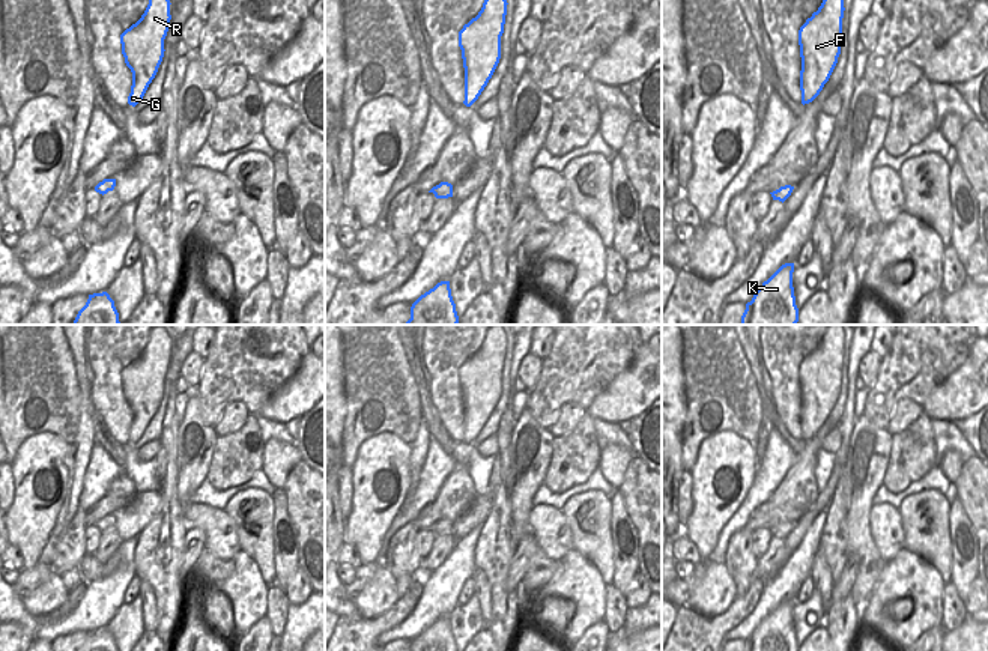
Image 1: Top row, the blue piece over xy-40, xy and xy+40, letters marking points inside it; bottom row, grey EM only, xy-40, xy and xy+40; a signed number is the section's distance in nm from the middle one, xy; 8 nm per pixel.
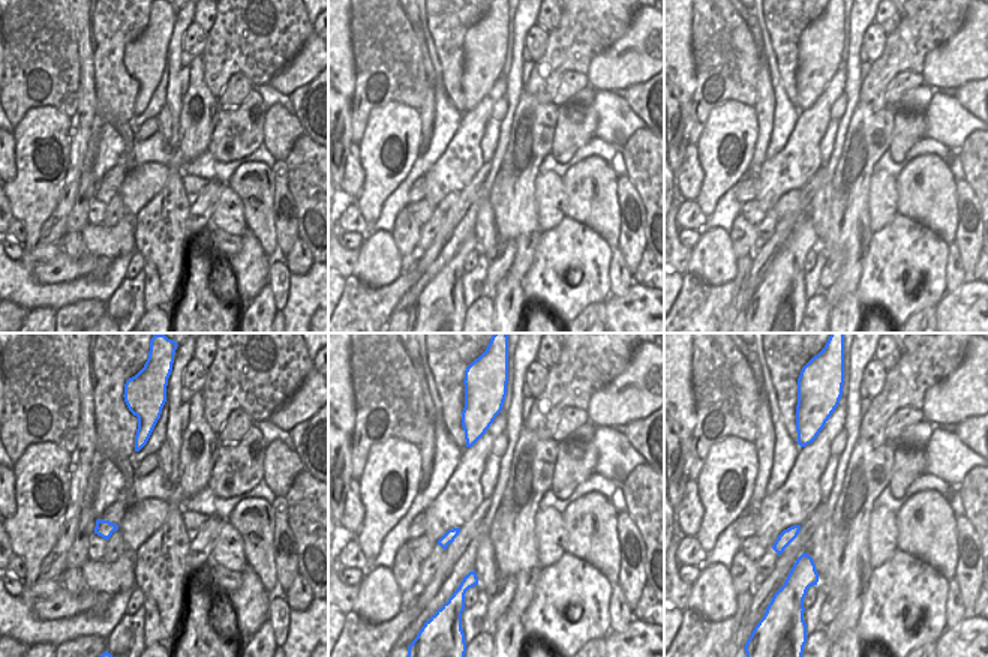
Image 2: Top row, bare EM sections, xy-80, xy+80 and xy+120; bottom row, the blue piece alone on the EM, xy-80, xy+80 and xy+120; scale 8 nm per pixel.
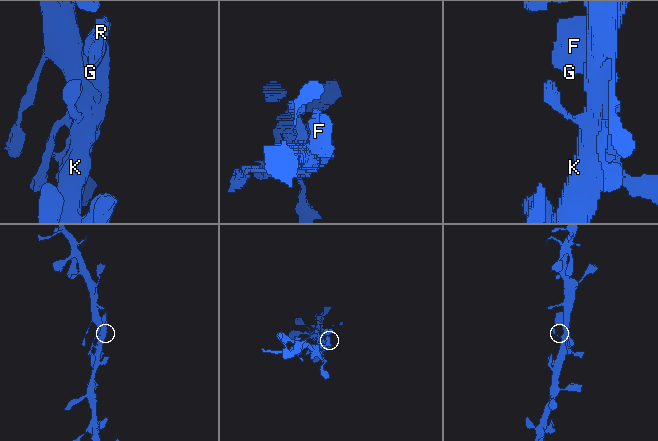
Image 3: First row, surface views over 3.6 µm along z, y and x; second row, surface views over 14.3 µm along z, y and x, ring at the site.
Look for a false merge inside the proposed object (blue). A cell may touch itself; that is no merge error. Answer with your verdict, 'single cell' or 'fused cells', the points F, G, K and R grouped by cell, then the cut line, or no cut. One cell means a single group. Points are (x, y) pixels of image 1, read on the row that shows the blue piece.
single cell | F G K R | no cut

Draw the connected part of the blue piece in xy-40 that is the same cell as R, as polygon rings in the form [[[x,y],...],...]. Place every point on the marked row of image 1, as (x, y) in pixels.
[[[149,0],[141,18],[120,35],[122,54],[132,72],[128,104],[135,107],[155,78],[170,27],[170,0]]]

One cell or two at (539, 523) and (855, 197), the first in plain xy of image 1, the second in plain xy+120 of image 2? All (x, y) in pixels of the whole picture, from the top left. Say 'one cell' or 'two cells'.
two cells

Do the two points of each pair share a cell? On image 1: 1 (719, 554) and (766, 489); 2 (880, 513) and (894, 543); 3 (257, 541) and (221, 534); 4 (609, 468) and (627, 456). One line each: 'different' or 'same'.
1: same
2: same
3: different
4: same

